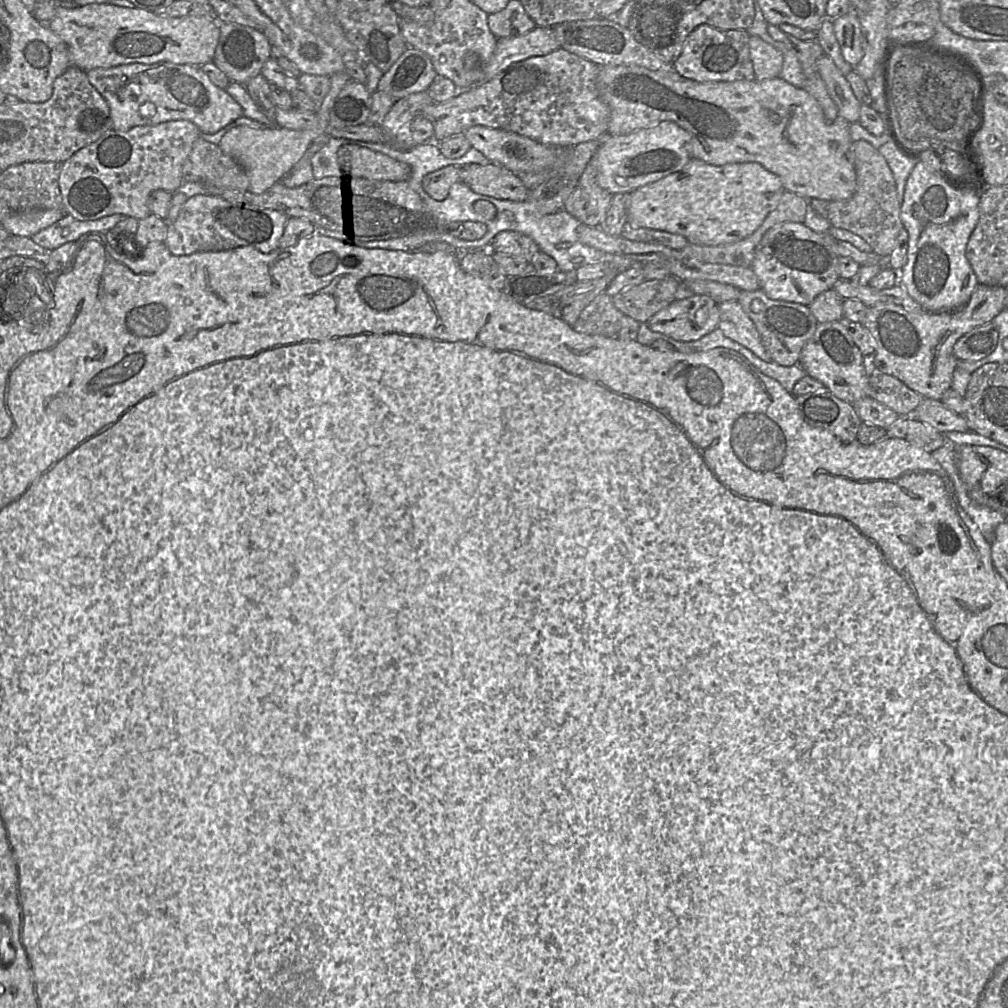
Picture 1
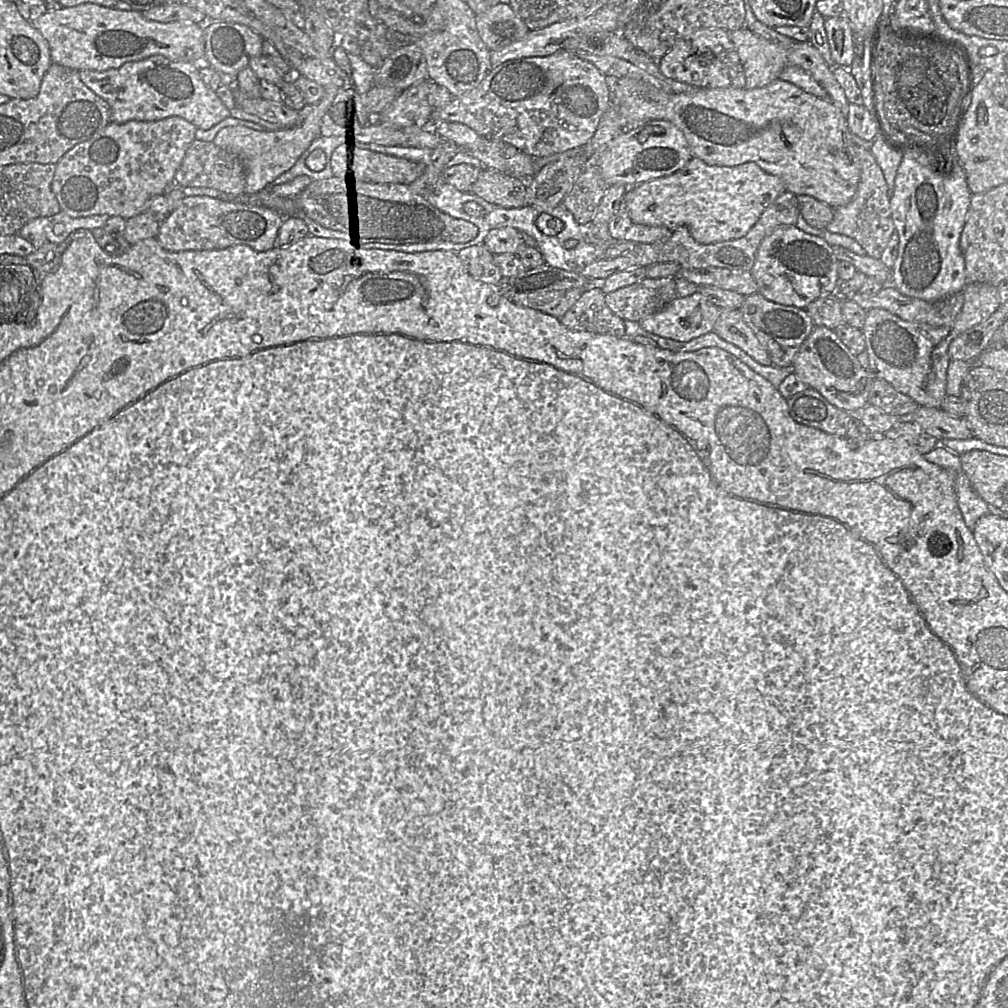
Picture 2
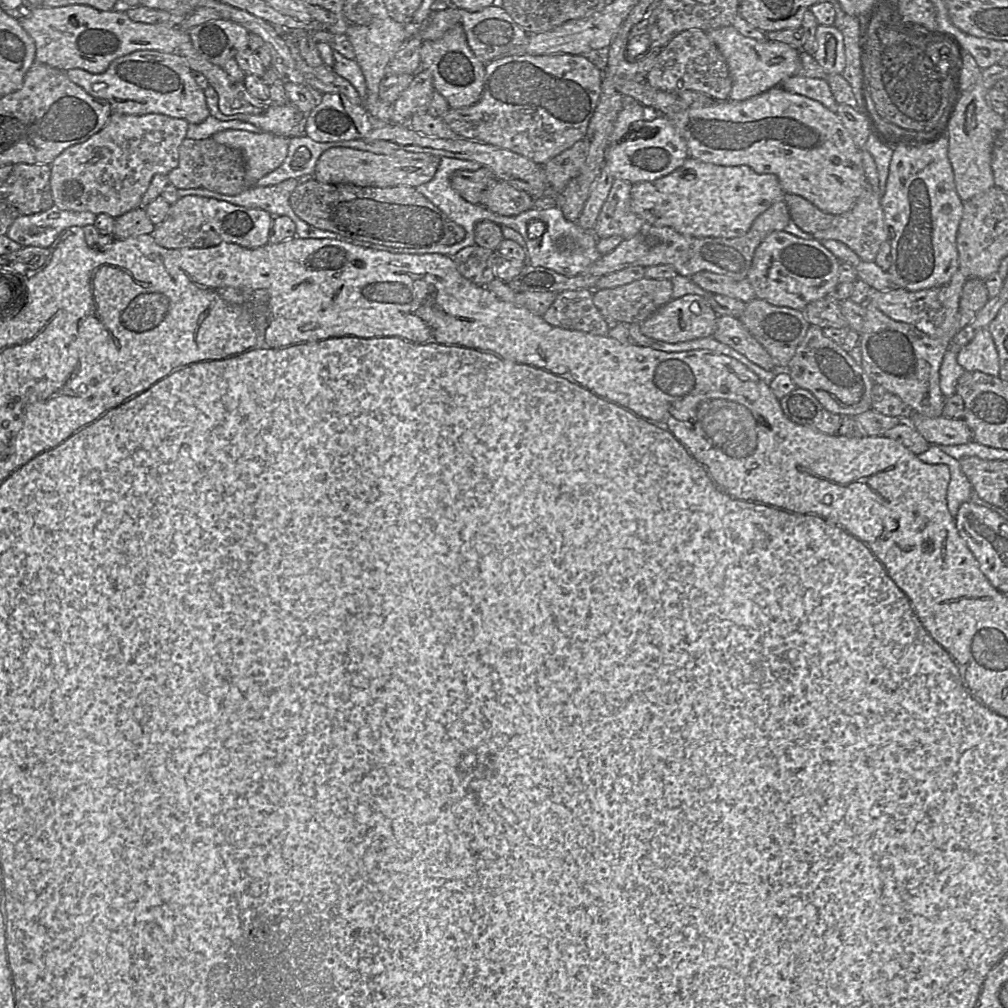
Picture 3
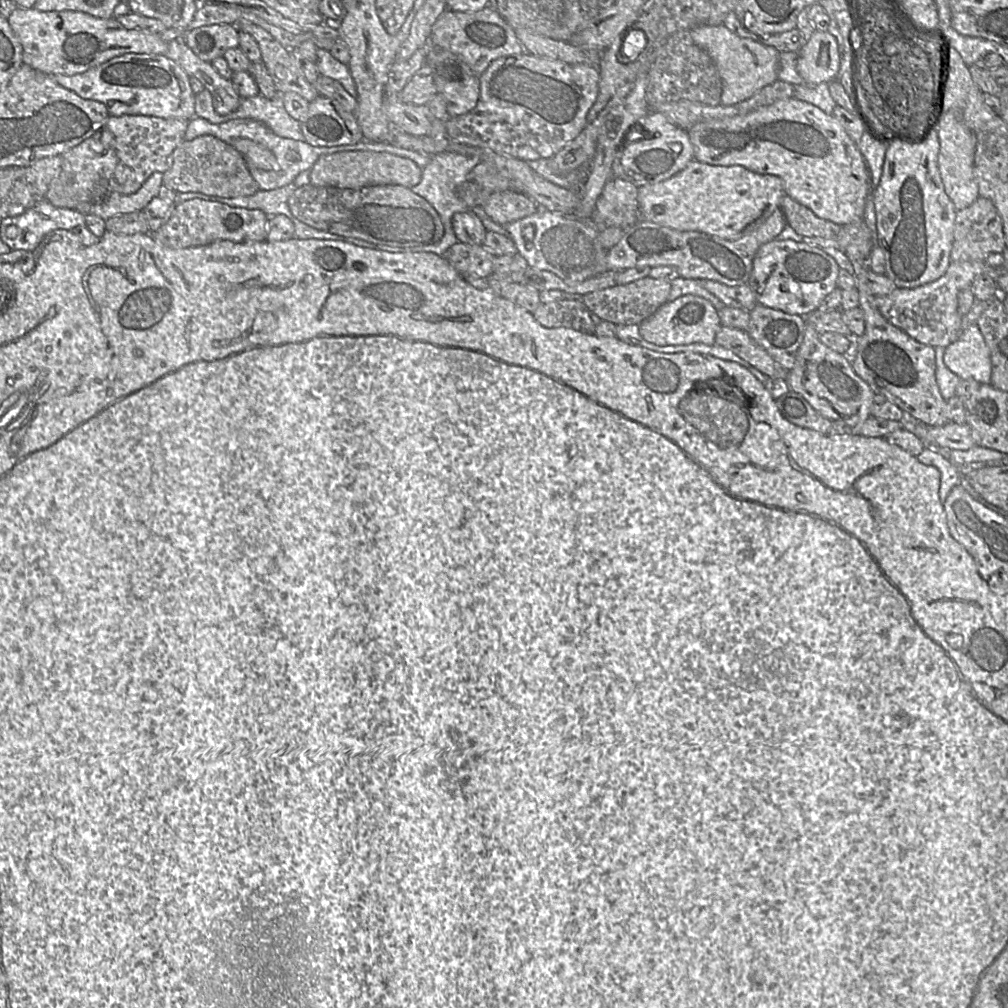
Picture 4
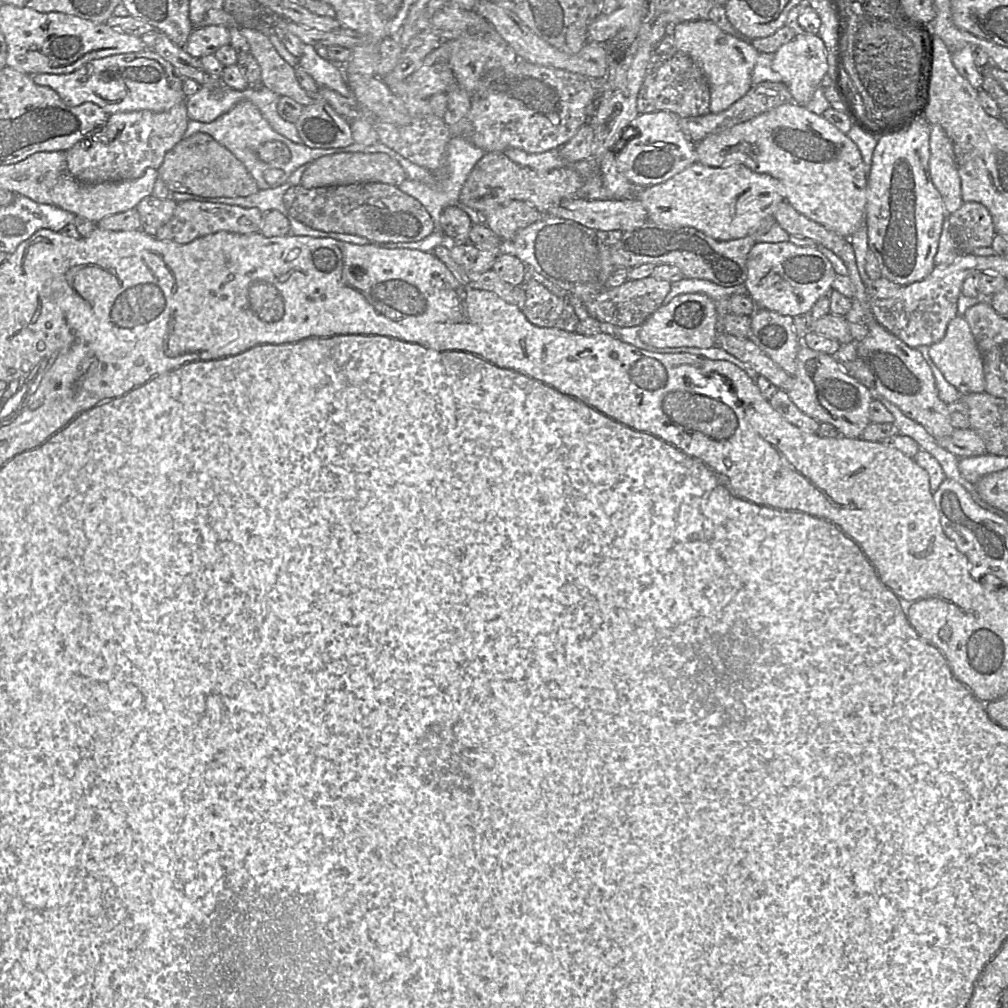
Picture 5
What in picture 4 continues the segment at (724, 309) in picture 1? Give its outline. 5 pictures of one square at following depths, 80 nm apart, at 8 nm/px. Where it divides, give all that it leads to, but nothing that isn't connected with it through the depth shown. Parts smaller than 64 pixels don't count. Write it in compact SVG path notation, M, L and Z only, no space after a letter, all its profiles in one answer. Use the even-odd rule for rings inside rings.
M720 326L715 344L732 351L769 378L785 378L776 361L745 330Z

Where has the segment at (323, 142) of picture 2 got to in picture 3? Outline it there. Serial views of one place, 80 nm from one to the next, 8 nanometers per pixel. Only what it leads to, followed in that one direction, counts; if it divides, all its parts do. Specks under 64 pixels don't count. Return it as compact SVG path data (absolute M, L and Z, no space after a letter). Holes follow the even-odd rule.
M304 135L302 137L294 137L289 140L288 154L284 162L274 171L268 173L256 182L258 187L274 186L288 179L298 179L303 175L314 175L314 171L317 162L321 155L331 149L336 147L331 147L334 142L316 142Z

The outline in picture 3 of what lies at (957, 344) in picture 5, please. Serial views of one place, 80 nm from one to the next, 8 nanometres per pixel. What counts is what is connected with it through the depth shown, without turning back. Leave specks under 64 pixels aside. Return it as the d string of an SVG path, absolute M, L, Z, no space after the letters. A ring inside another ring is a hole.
M987 329L975 337L957 353L957 362L966 372L979 371L991 376L999 375L999 357L994 340Z

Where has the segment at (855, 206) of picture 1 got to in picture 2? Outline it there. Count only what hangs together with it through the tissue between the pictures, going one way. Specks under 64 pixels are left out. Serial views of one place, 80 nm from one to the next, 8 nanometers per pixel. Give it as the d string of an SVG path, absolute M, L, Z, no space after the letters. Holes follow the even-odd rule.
M857 146L857 157L860 161L861 175L858 184L858 190L852 201L846 205L833 208L833 219L825 228L827 232L842 234L856 240L865 250L865 255L880 259L889 239L891 238L895 227L891 217L890 197L888 186L884 174L877 164L875 157L870 150Z

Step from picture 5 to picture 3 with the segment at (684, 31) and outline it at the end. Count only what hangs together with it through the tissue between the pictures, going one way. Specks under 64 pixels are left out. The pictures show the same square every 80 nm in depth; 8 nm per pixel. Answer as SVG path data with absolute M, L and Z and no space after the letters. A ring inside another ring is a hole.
M733 26L707 31L709 39L723 55L732 79L729 99L743 101L757 96L799 73L800 51L782 42L757 41L741 35Z

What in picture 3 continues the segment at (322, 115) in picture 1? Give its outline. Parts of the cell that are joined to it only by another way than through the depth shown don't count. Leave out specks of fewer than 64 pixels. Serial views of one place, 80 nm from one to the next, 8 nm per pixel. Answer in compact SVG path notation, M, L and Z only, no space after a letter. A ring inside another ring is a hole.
M224 130L211 136L217 143L240 151L245 162L245 179L250 187L277 169L286 159L290 138L269 132Z

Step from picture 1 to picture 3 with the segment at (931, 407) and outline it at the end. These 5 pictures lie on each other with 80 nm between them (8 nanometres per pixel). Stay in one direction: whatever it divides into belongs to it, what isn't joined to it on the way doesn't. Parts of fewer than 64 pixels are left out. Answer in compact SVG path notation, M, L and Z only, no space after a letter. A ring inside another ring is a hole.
M919 413L911 416L910 424L930 445L962 445L973 441L973 434L964 419L939 416L929 418Z

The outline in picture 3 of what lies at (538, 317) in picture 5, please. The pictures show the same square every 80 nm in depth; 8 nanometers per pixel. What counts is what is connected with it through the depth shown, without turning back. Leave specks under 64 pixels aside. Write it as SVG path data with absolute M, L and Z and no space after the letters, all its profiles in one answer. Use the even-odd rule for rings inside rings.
M593 290L563 291L542 316L550 325L606 336L611 323L593 303Z

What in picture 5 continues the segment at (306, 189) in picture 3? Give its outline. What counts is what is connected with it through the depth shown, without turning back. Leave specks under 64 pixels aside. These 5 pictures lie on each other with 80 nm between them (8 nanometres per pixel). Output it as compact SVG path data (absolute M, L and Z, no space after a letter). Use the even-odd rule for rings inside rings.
M356 183L313 189L297 185L286 192L284 204L292 217L314 230L361 236L374 244L418 242L436 230L432 217L418 200L398 187L385 183Z

